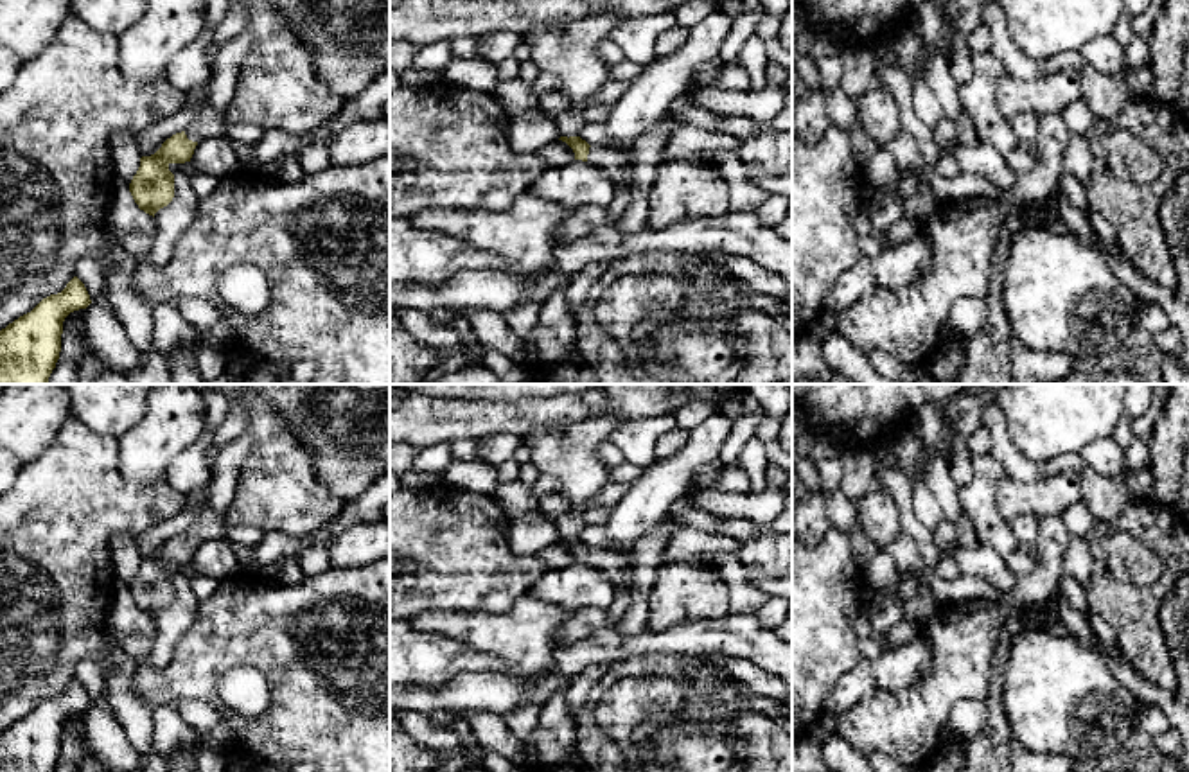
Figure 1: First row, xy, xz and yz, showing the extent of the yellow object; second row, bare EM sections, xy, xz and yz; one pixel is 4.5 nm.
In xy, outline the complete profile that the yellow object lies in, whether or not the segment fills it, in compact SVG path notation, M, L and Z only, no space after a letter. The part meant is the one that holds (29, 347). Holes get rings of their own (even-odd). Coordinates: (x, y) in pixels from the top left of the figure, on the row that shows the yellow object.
M74 276L61 293L2 329L0 384L47 384L59 359L65 318L90 303L84 284Z

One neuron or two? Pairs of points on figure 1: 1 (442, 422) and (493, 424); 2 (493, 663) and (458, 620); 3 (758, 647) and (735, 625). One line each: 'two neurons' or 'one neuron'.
1: one neuron
2: two neurons
3: one neuron

